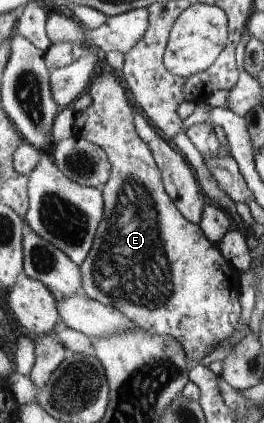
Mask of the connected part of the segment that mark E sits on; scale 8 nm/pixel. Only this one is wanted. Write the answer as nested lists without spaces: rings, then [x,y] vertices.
[[[98,71],[89,90],[94,100],[89,109],[77,113],[74,136],[100,145],[107,152],[113,169],[110,180],[102,187],[106,213],[95,236],[94,247],[81,265],[83,292],[103,305],[122,311],[143,331],[176,337],[186,350],[189,362],[198,363],[236,331],[243,309],[240,302],[243,273],[227,261],[219,245],[209,241],[201,227],[187,219],[169,197],[154,153],[136,129],[135,111],[129,103],[127,89],[119,79],[109,71]]]

